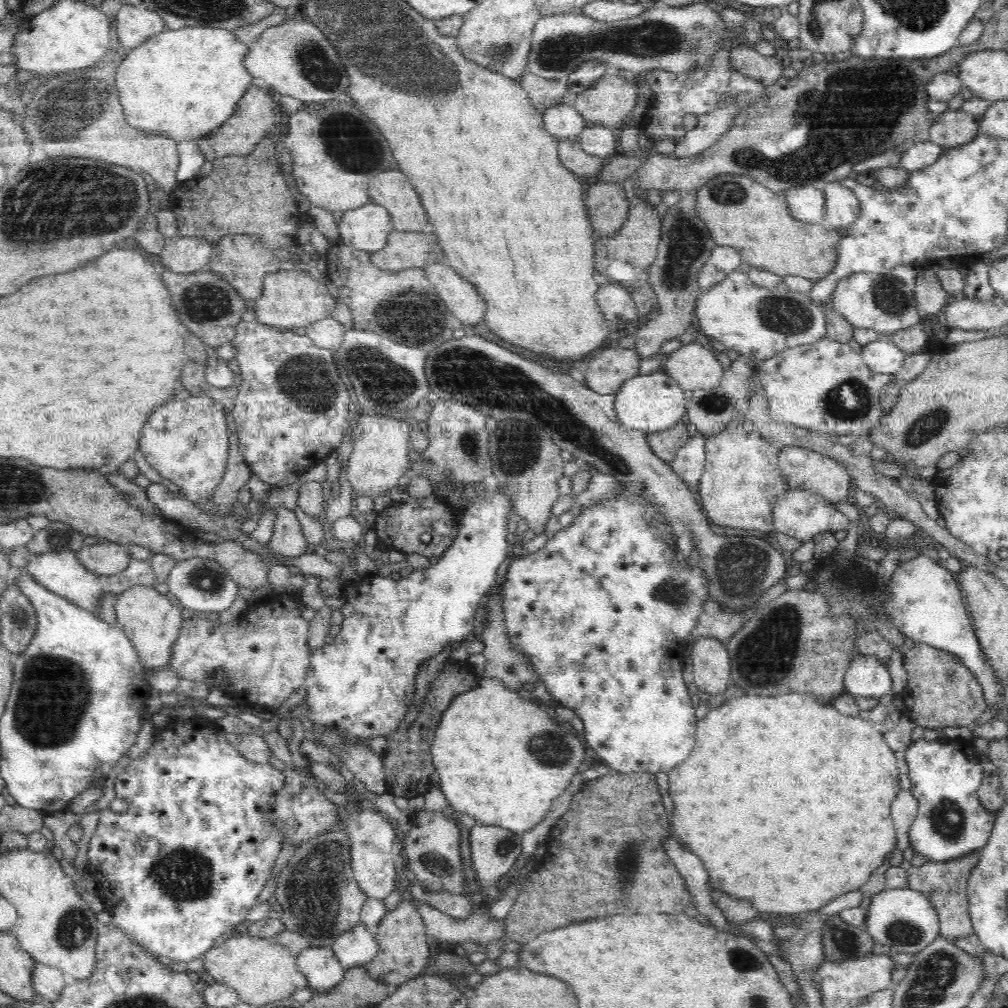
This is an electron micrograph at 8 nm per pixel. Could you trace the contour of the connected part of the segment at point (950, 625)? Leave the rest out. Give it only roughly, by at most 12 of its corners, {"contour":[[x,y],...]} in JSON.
{"contour":[[919,554],[889,578],[900,634],[958,656],[986,706],[1004,688],[982,654],[956,575]]}

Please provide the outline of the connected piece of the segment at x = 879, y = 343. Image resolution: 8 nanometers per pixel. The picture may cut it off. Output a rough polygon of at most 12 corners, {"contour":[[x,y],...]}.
{"contour":[[887,338],[862,346],[864,364],[874,373],[895,374],[904,354]]}

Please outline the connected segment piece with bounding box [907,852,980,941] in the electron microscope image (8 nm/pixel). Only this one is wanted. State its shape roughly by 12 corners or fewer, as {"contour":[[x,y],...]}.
{"contour":[[979,852],[928,861],[907,870],[908,886],[925,894],[939,936],[973,933],[966,890]]}

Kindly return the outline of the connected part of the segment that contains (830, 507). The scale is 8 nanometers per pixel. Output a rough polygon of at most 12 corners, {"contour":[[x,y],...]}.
{"contour":[[788,489],[774,530],[800,540],[843,531],[852,511],[822,494]]}

